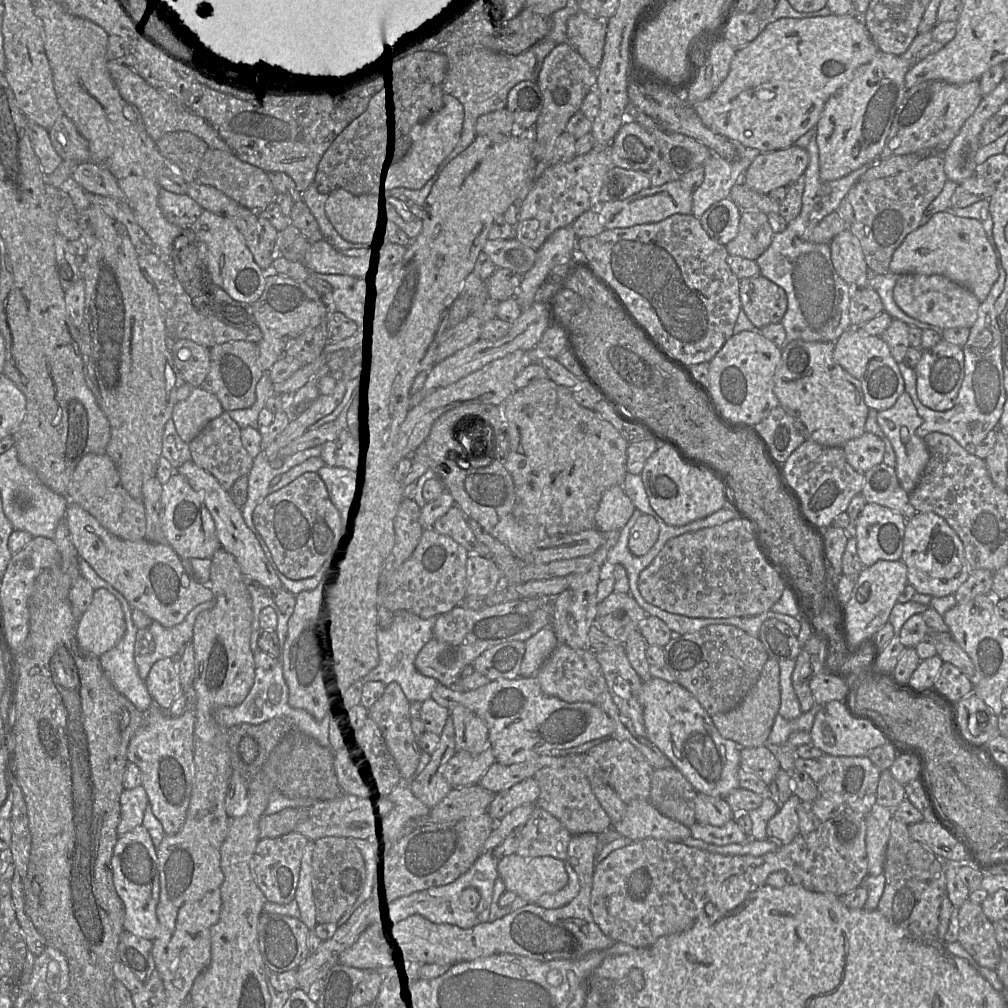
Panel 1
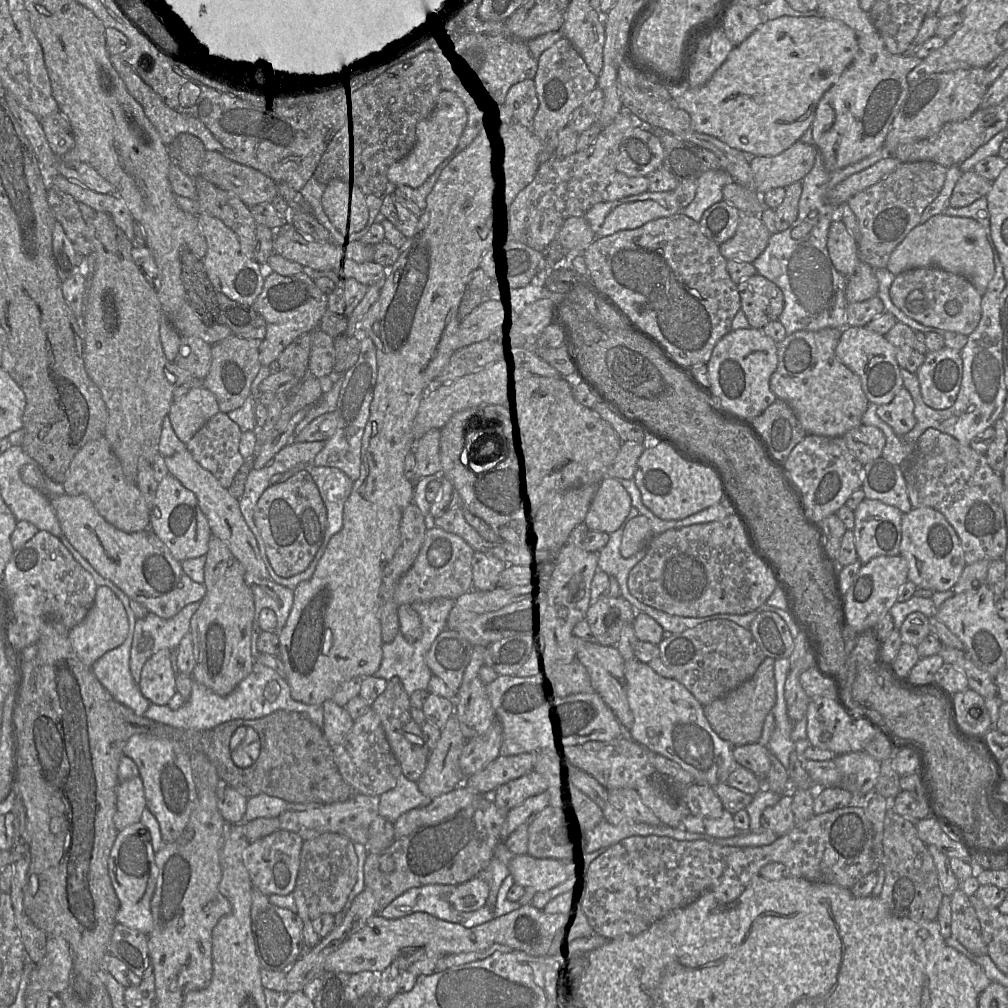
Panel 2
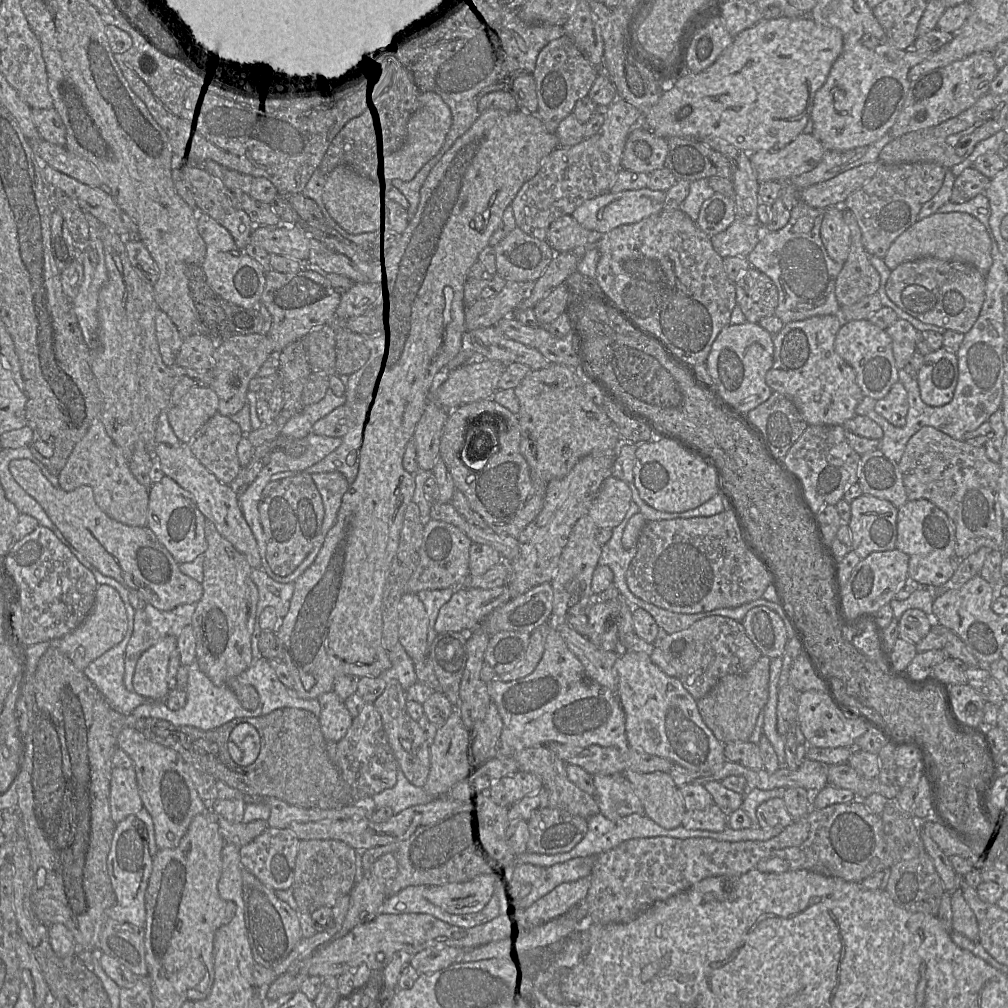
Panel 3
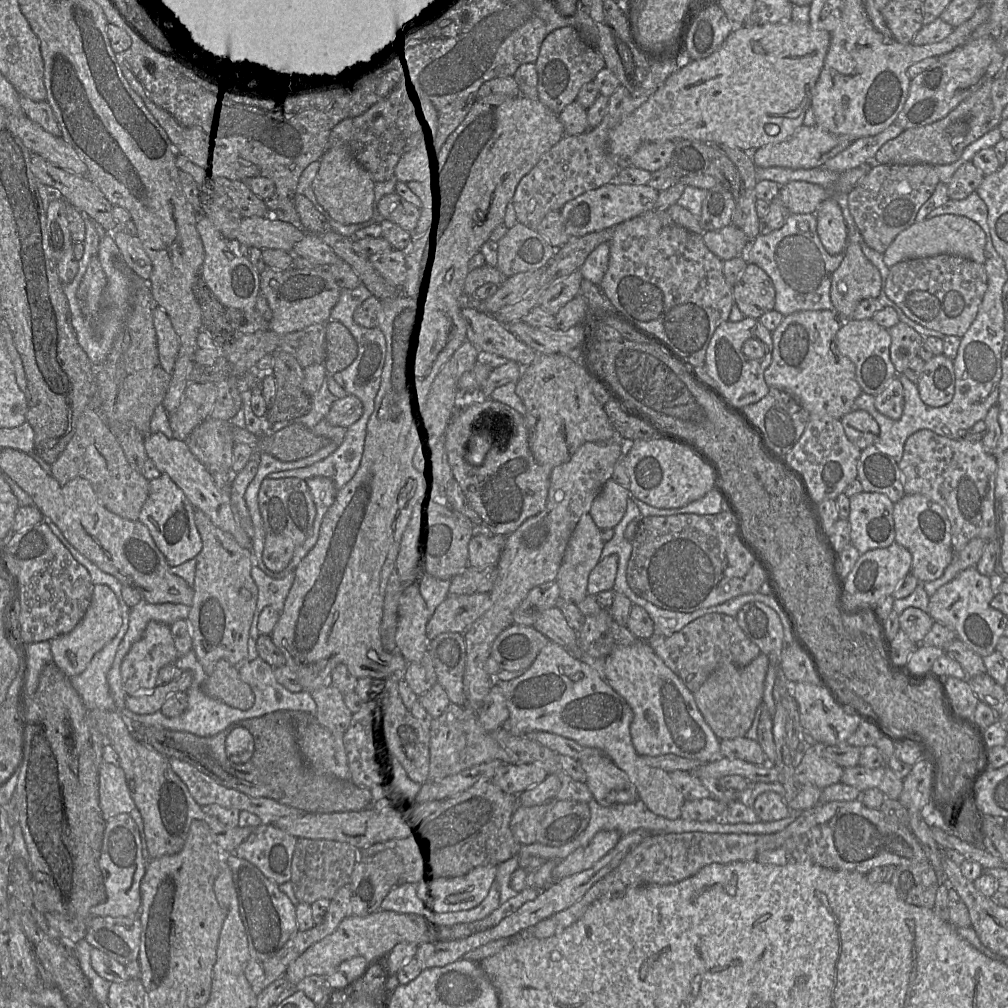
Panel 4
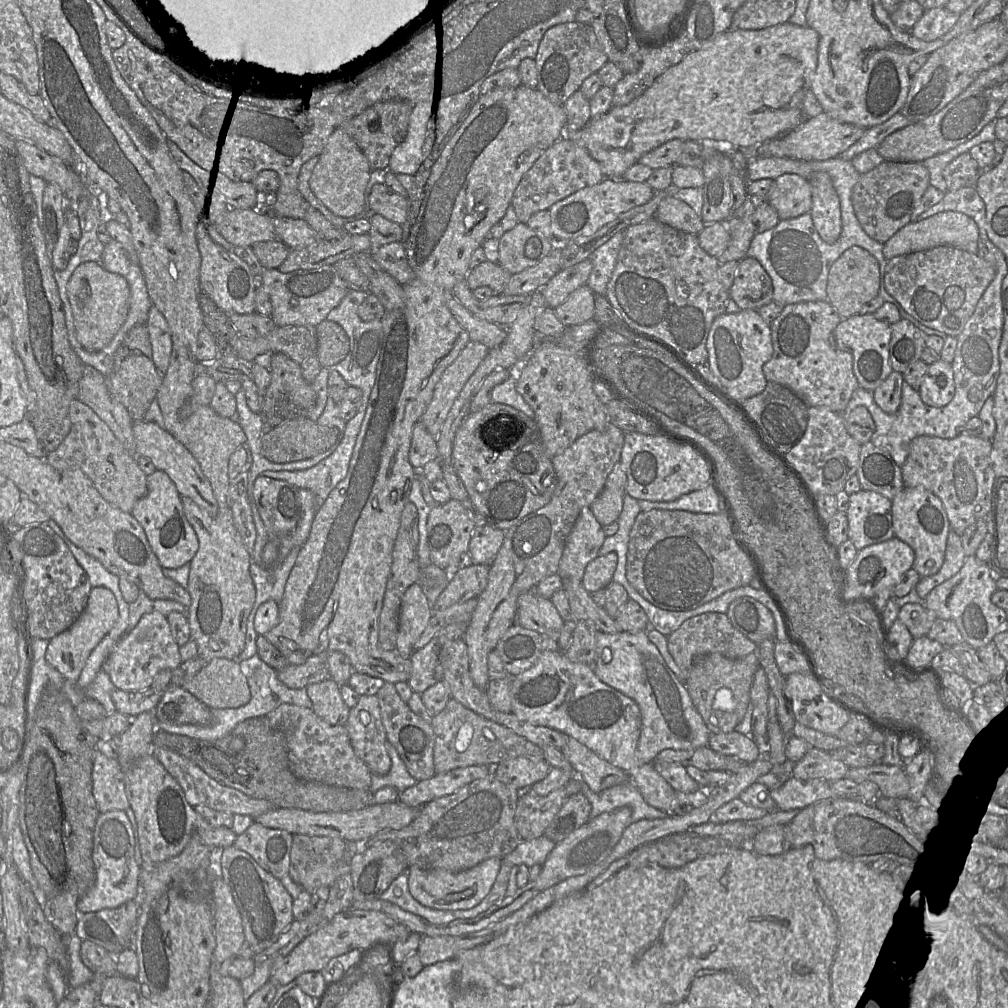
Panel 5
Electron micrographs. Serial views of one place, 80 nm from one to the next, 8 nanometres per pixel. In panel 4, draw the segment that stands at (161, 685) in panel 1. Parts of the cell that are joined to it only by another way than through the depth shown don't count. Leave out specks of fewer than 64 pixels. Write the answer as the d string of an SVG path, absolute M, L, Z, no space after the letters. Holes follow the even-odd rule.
M150 621L141 638L136 641L125 655L121 667L121 680L127 694L150 692L157 685L159 670L170 663L175 663L179 654L174 644L170 626L158 621Z

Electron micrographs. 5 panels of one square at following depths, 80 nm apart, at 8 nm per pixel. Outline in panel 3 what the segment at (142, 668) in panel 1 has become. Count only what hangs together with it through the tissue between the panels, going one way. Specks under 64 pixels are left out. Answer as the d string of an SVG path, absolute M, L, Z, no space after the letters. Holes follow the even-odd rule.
M147 603L144 608L135 610L134 629L125 650L124 684L128 690L133 690L133 674L137 661L144 651L156 644L161 638L172 635L177 637L182 629L191 624L197 603L181 604L169 611L162 611Z

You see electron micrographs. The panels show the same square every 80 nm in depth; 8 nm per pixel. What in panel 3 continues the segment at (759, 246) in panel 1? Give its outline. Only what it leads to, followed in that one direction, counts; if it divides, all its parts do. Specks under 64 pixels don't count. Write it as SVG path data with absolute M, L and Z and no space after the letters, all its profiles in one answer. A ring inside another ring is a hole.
M735 219L724 231L711 237L714 250L724 259L727 257L748 257L763 234L762 226L748 225Z

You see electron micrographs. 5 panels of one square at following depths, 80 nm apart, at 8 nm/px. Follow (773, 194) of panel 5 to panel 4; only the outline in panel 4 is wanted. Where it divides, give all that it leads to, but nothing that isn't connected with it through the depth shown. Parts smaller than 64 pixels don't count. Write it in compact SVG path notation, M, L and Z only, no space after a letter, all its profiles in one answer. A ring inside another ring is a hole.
M791 181L781 186L779 198L790 214L811 214L833 193L809 182Z

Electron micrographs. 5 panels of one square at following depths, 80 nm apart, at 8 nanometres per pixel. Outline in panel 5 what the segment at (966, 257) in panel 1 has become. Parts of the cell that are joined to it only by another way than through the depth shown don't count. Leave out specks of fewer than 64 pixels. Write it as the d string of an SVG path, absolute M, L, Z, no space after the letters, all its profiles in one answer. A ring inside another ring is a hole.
M942 211L926 219L910 222L899 229L883 245L884 257L893 257L929 250L938 246L951 245L970 253L978 253L979 228L968 215L957 211Z

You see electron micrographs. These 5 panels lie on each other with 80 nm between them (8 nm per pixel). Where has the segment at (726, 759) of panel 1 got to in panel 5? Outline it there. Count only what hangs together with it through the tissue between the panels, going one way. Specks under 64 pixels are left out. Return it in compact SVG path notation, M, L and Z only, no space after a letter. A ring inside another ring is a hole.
M647 632L596 633L596 658L593 664L595 675L606 685L621 692L636 702L641 713L641 732L636 749L636 758L641 764L650 764L666 749L692 750L708 746L711 732L696 710L683 682L669 669L657 647L650 642Z

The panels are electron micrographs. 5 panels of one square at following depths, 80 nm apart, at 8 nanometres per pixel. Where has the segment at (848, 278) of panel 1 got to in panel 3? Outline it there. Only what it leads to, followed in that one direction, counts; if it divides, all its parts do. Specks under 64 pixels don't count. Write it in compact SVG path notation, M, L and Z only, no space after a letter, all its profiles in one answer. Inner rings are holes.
M832 206L823 211L820 235L830 258L844 264L850 251L851 233L844 221L842 206Z

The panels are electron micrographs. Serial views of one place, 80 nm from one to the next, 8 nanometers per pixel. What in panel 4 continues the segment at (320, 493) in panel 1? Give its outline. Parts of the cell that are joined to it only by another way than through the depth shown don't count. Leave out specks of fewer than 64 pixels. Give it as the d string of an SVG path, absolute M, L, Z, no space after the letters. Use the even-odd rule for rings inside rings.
M266 477L259 489L258 506L265 532L262 552L264 565L272 572L281 572L289 565L295 550L305 542L313 529L315 503L305 480Z

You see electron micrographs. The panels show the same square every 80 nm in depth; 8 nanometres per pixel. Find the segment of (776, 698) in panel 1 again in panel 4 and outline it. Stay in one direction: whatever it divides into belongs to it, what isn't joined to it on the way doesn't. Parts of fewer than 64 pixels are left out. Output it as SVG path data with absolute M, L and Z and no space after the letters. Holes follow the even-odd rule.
M762 653L744 667L722 665L713 671L701 687L693 693L704 721L719 740L747 735L756 711L763 703L765 679L769 665L769 657Z

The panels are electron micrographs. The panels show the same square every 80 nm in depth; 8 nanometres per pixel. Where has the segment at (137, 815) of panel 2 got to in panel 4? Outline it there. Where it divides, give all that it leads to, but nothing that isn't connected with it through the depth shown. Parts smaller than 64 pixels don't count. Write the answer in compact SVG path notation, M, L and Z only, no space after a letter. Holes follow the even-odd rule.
M104 762L98 772L98 799L105 820L136 808L123 769L114 763Z

